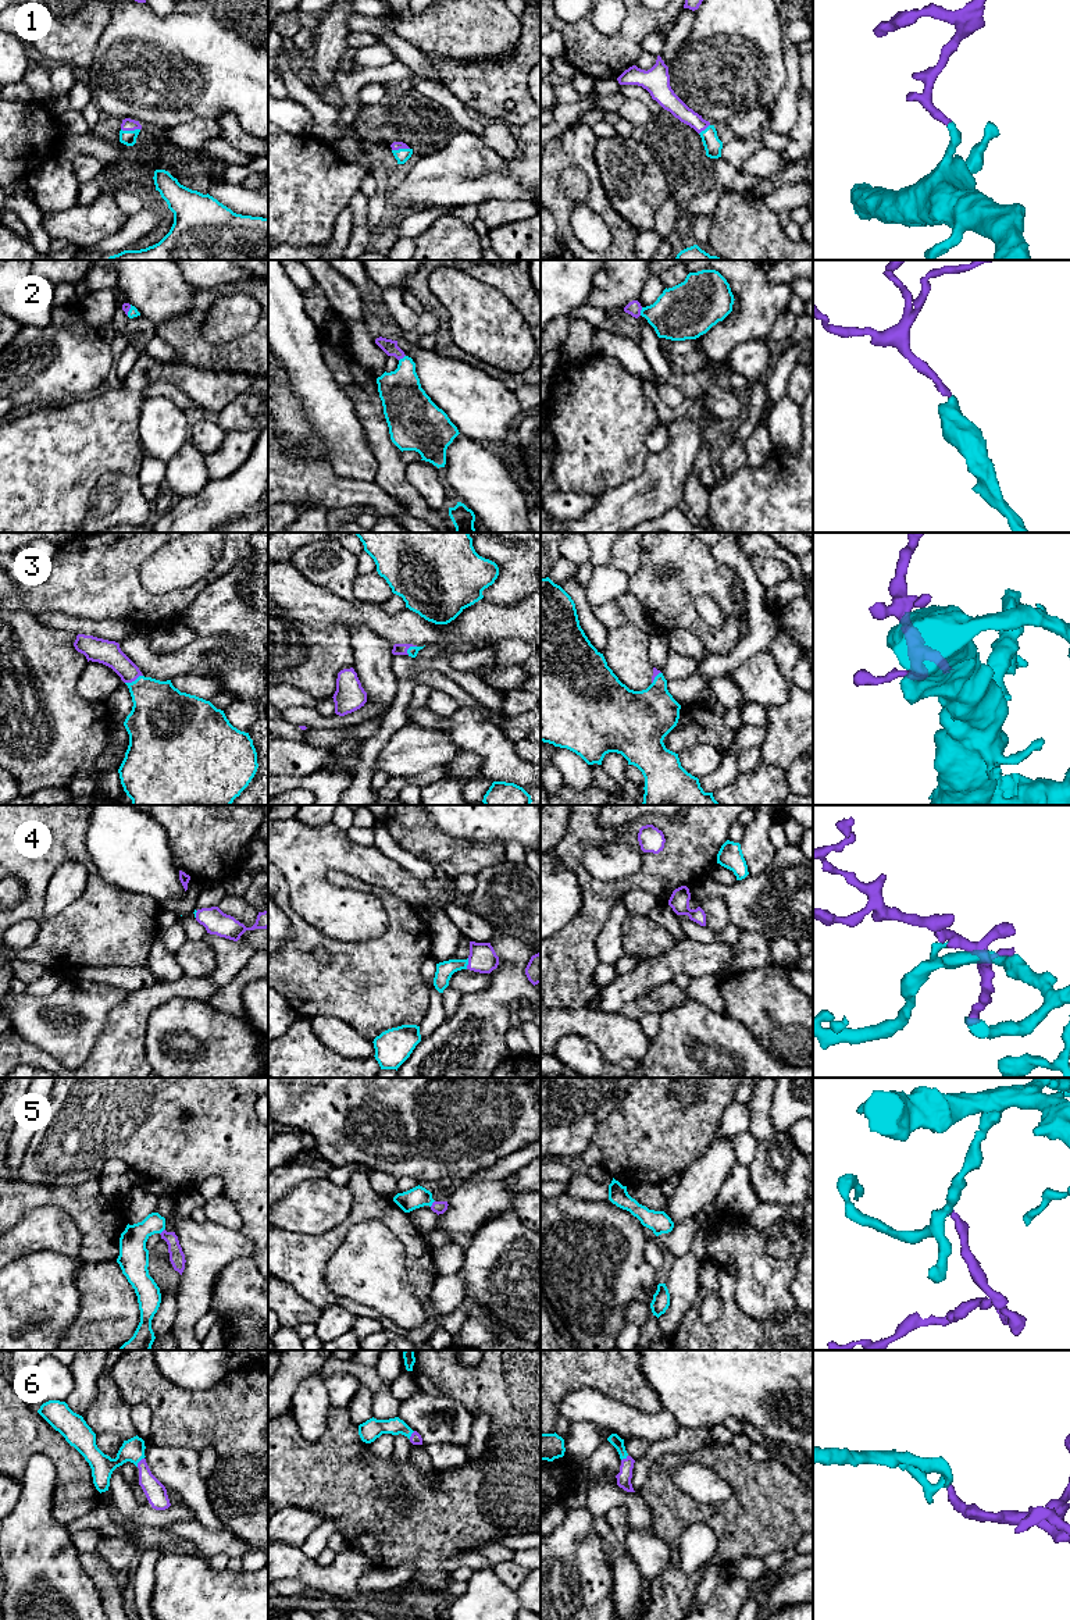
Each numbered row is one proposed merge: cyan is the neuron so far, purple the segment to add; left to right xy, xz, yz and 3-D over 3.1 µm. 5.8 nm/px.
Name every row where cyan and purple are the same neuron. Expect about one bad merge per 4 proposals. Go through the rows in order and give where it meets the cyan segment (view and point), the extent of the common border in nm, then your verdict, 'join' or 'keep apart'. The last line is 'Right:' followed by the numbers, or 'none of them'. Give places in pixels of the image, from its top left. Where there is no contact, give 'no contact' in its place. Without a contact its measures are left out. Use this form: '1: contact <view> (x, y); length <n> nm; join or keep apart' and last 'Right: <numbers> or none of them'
1: contact xy (131, 131); length 110 nm; join
2: contact yz (641, 312); length 50 nm; join
3: contact xy (135, 680); length 120 nm; join
4: contact xz (467, 964); length 70 nm; join
5: contact xz (432, 1202); length 50 nm; join
6: contact xy (139, 1460); length 70 nm; join
Right: 1, 2, 3, 4, 5, 6

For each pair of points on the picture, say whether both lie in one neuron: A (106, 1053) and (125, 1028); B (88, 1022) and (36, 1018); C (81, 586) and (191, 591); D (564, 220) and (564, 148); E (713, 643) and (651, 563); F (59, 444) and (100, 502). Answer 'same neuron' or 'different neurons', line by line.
A: same neuron
B: same neuron
C: same neuron
D: same neuron
E: same neuron
F: different neurons

